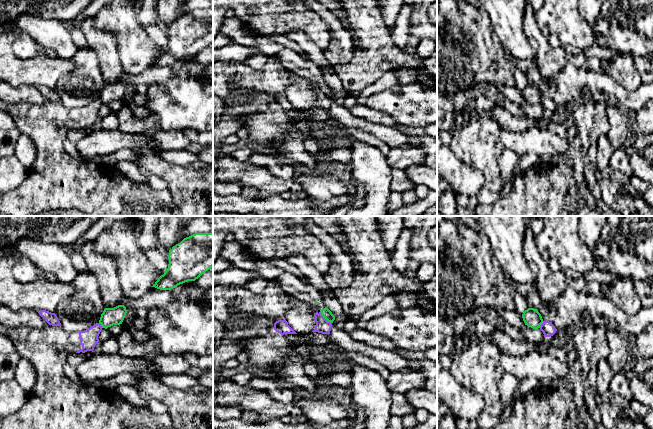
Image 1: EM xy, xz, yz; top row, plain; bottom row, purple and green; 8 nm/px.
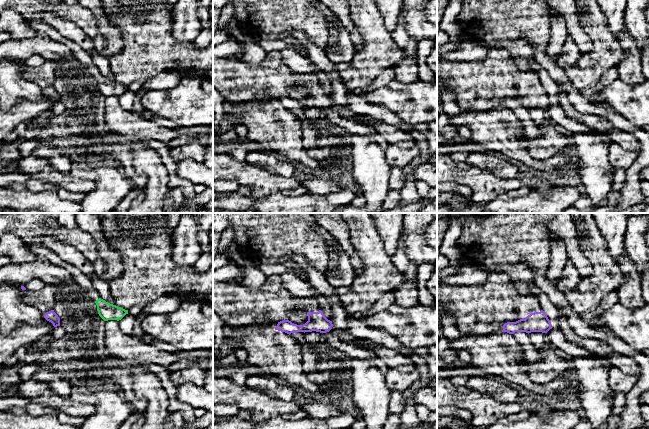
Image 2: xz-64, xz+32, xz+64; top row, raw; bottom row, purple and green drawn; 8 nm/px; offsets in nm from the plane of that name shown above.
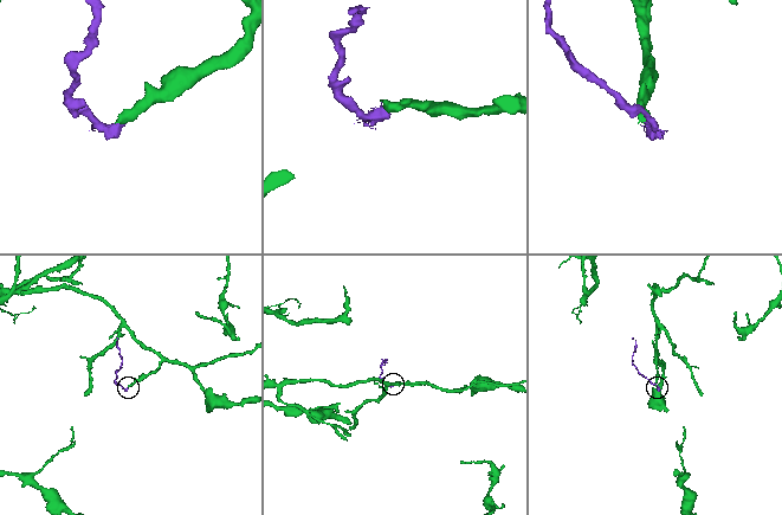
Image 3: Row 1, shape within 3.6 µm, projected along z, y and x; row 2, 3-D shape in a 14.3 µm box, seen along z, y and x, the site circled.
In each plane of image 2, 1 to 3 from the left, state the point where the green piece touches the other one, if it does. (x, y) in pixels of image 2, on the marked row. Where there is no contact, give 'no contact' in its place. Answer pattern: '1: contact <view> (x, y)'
1: no contact
2: no contact
3: no contact

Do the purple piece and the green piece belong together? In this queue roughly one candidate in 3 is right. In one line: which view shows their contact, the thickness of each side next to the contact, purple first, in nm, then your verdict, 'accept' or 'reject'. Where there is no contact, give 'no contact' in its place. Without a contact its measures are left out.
meets purple in xz; 110 nm thick on the purple side, 80 nm on the other; reject

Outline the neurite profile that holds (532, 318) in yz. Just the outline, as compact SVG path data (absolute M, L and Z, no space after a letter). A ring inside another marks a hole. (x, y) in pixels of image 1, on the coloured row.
M528 308L527 310L525 310L522 314L522 318L525 325L533 329L540 328L541 324L543 323L541 314L537 309L534 308Z

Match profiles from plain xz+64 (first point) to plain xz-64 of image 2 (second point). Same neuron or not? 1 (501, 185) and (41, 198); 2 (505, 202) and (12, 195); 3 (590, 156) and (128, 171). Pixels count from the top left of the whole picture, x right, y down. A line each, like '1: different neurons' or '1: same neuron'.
1: different neurons
2: same neuron
3: different neurons

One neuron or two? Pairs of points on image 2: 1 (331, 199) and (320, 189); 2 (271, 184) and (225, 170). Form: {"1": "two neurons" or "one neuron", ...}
{"1": "two neurons", "2": "one neuron"}

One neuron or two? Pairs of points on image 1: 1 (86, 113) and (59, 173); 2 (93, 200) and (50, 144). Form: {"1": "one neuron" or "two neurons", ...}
{"1": "one neuron", "2": "one neuron"}

